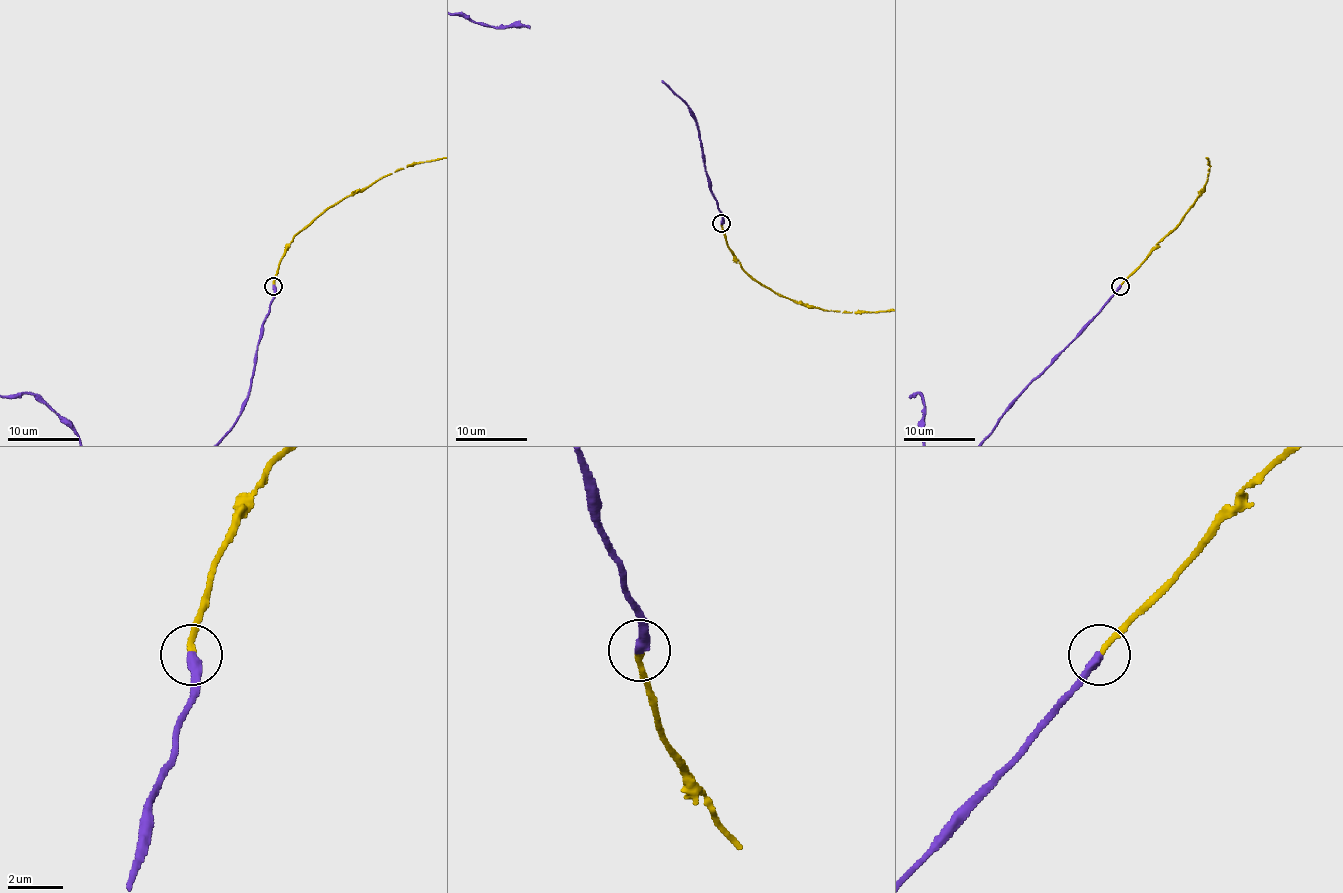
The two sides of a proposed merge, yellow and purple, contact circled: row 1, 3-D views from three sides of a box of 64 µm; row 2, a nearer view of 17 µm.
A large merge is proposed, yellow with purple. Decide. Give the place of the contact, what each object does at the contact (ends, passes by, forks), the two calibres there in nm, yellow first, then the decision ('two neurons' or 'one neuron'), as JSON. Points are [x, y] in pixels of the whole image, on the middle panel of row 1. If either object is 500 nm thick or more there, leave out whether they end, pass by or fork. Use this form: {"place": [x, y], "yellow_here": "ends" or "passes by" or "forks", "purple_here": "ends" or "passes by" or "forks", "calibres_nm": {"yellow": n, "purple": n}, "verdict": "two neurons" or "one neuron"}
{"place": [721, 223], "yellow_here": "ends", "purple_here": "ends", "calibres_nm": {"yellow": 200, "purple": 340}, "verdict": "one neuron"}

